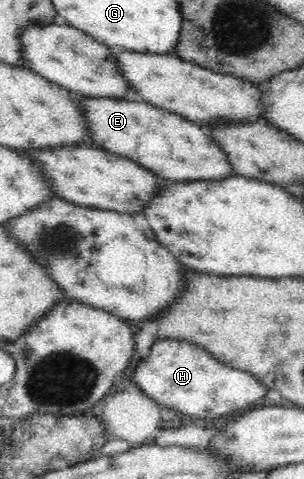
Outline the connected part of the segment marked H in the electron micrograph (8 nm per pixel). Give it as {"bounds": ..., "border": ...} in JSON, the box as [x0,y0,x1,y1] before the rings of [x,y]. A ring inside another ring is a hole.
{"bounds":[132,339,269,421],"border":[[[181,339],[156,341],[152,345],[151,353],[146,357],[148,357],[146,360],[140,359],[135,365],[136,369],[132,371],[132,381],[138,384],[140,390],[154,399],[161,407],[176,409],[179,415],[193,416],[197,419],[202,417],[202,419],[214,421],[214,419],[220,419],[226,415],[232,417],[232,413],[252,409],[254,405],[260,407],[260,401],[266,401],[264,397],[269,390],[254,374],[225,365],[217,361],[206,349],[188,341],[181,341]]]}

